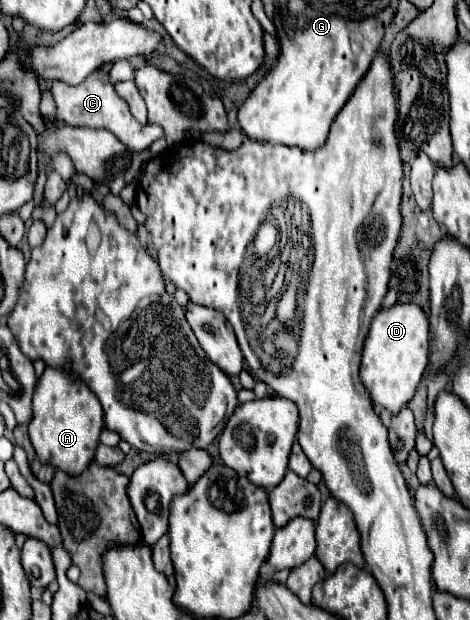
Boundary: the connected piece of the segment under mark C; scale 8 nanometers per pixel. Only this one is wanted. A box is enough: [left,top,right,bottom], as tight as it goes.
[51,67,163,149]

